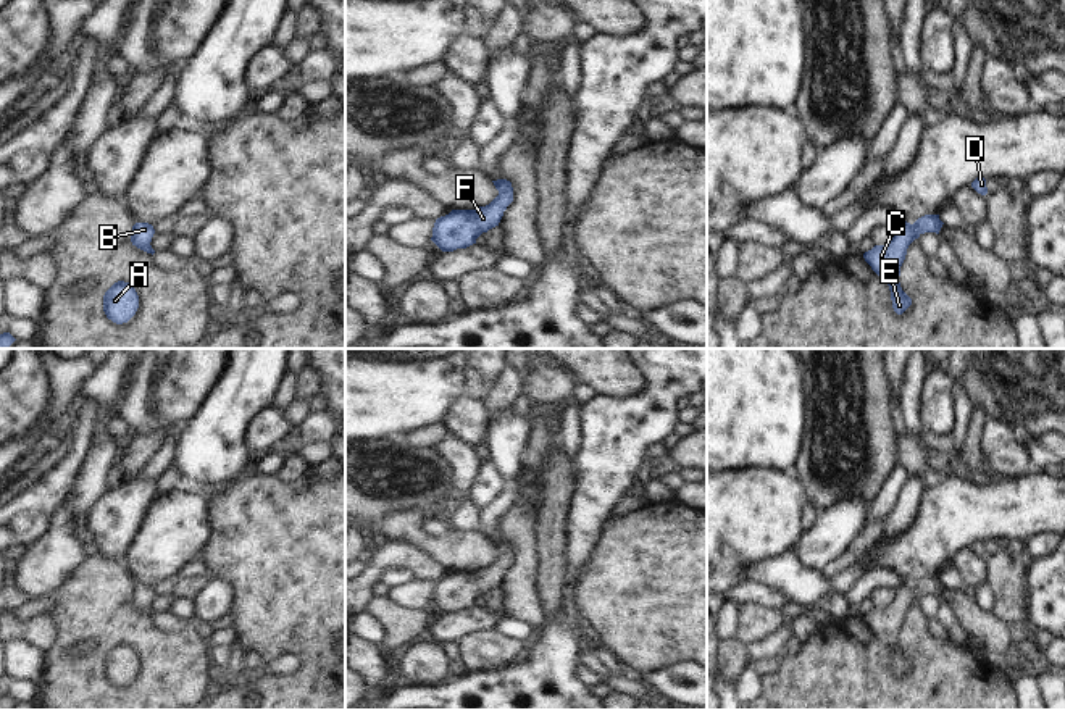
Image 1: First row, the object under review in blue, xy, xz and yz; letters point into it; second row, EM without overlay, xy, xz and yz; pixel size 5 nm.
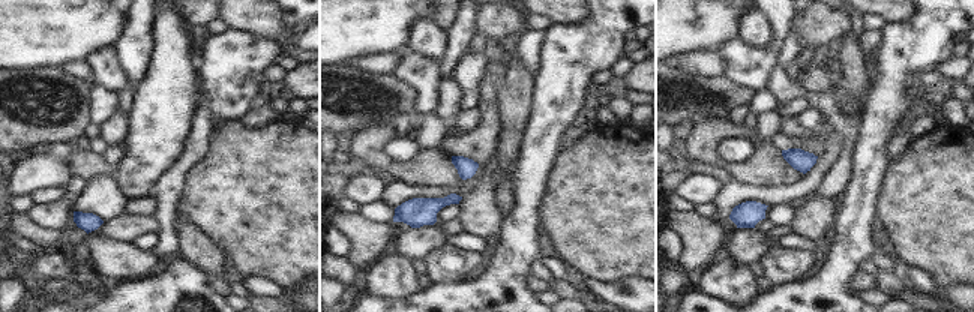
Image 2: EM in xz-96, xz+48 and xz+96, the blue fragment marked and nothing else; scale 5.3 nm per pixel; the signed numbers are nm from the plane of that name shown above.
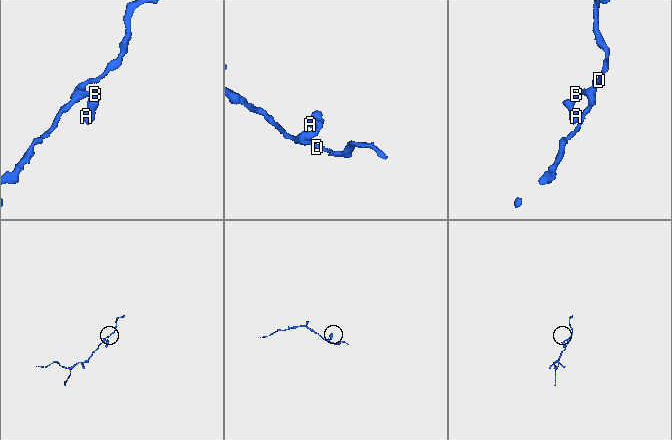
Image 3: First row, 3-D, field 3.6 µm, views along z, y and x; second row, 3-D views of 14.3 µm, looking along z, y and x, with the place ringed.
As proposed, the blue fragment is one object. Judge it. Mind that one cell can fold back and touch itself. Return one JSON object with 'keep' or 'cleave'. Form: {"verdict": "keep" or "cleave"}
{"verdict": "keep"}

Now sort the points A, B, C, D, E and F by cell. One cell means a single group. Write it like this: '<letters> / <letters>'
A B C D E F

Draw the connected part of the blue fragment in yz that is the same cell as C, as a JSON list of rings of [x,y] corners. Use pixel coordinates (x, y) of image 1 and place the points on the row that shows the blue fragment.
[[[925,215],[913,224],[904,221],[896,228],[896,234],[889,244],[875,245],[863,253],[865,261],[889,286],[892,308],[897,315],[902,315],[912,305],[912,299],[902,290],[899,282],[907,248],[925,232],[939,234],[942,224],[939,215]]]

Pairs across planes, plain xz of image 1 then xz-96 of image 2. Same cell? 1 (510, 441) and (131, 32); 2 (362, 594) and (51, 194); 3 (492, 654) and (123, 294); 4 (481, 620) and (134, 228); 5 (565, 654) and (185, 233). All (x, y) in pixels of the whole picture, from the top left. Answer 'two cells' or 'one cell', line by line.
1: one cell
2: two cells
3: two cells
4: one cell
5: two cells

